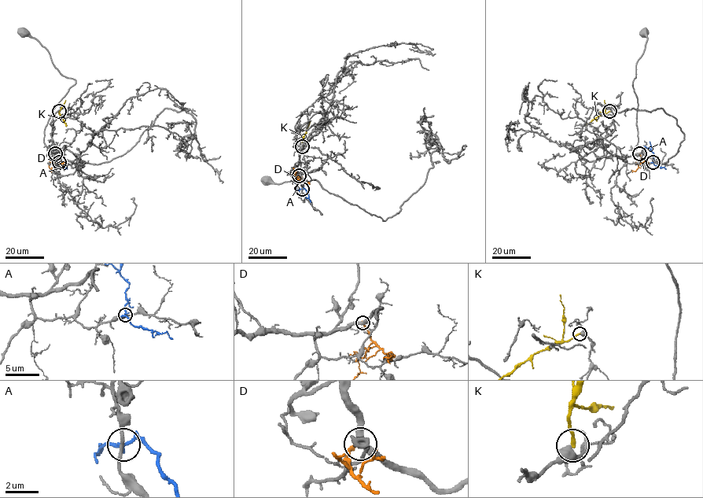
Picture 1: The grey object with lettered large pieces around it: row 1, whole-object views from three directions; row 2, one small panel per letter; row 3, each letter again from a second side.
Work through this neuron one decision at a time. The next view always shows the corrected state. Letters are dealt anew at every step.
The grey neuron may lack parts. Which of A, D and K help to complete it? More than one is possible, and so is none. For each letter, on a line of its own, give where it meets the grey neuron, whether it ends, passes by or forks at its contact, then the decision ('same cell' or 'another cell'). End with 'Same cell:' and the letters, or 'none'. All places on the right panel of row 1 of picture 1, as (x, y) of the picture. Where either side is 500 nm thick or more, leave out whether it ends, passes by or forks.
A: meets grey at (653, 162); it passes by; another cell
D: meets grey at (639, 153); it ends there; another cell
K: meets grey at (609, 111); it ends there; another cell
Same cell: none

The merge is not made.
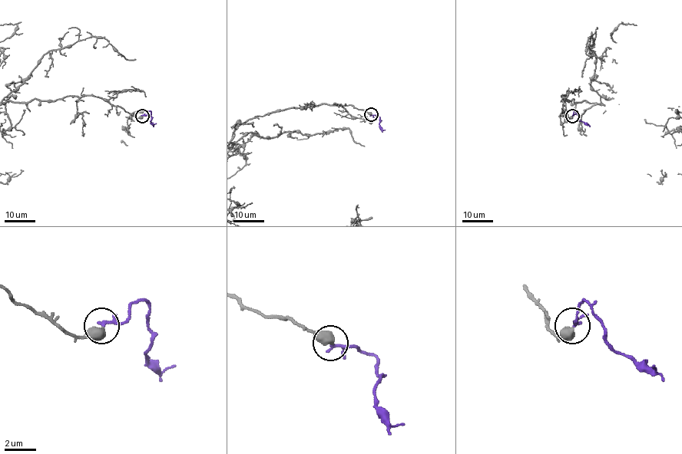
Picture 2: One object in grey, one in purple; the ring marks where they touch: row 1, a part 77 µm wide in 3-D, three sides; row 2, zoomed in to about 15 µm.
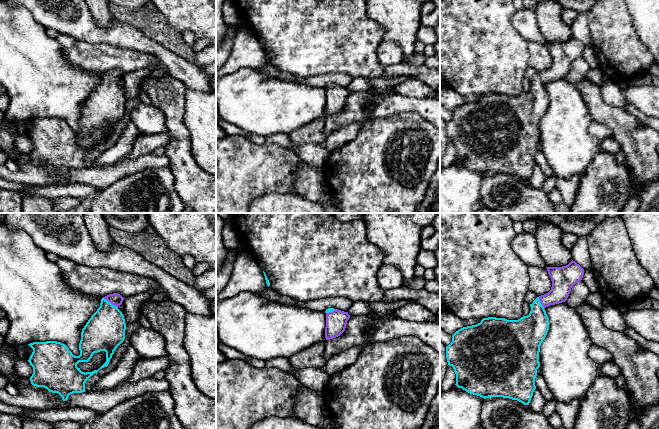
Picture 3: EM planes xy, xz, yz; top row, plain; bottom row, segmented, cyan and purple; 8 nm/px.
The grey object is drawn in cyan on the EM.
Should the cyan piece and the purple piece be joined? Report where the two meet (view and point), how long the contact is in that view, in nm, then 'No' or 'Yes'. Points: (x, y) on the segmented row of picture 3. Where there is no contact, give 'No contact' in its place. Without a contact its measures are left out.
Touches cyan at xy (109, 302). Shared border 150 nm. Yes

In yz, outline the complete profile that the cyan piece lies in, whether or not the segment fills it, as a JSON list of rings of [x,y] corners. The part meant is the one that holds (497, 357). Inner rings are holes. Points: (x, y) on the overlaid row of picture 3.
[[[573,260],[566,266],[546,268],[552,281],[551,290],[530,304],[531,311],[527,316],[518,320],[483,318],[480,323],[463,327],[452,335],[452,342],[446,346],[446,358],[454,369],[458,388],[484,399],[503,397],[529,405],[536,389],[540,346],[549,330],[545,308],[565,302],[571,288],[584,275],[584,269]]]

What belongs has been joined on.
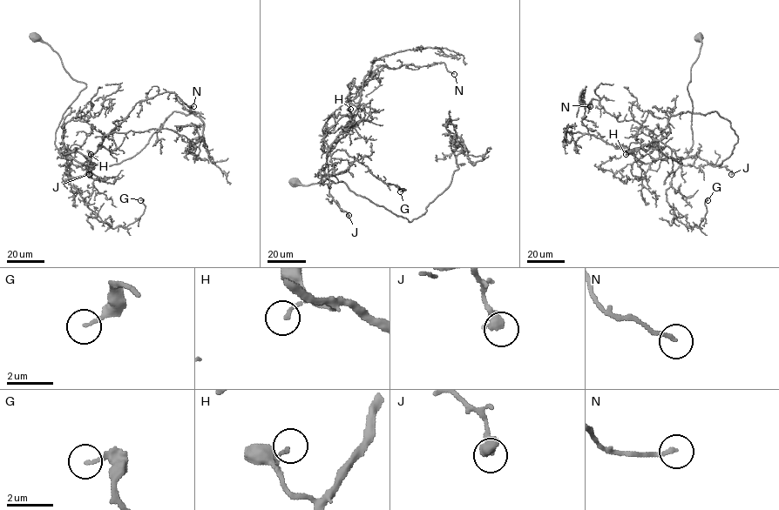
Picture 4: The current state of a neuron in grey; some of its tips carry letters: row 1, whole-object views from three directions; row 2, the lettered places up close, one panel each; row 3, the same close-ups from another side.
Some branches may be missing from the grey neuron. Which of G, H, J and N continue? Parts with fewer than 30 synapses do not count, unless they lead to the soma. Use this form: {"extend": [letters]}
{"extend": []}

